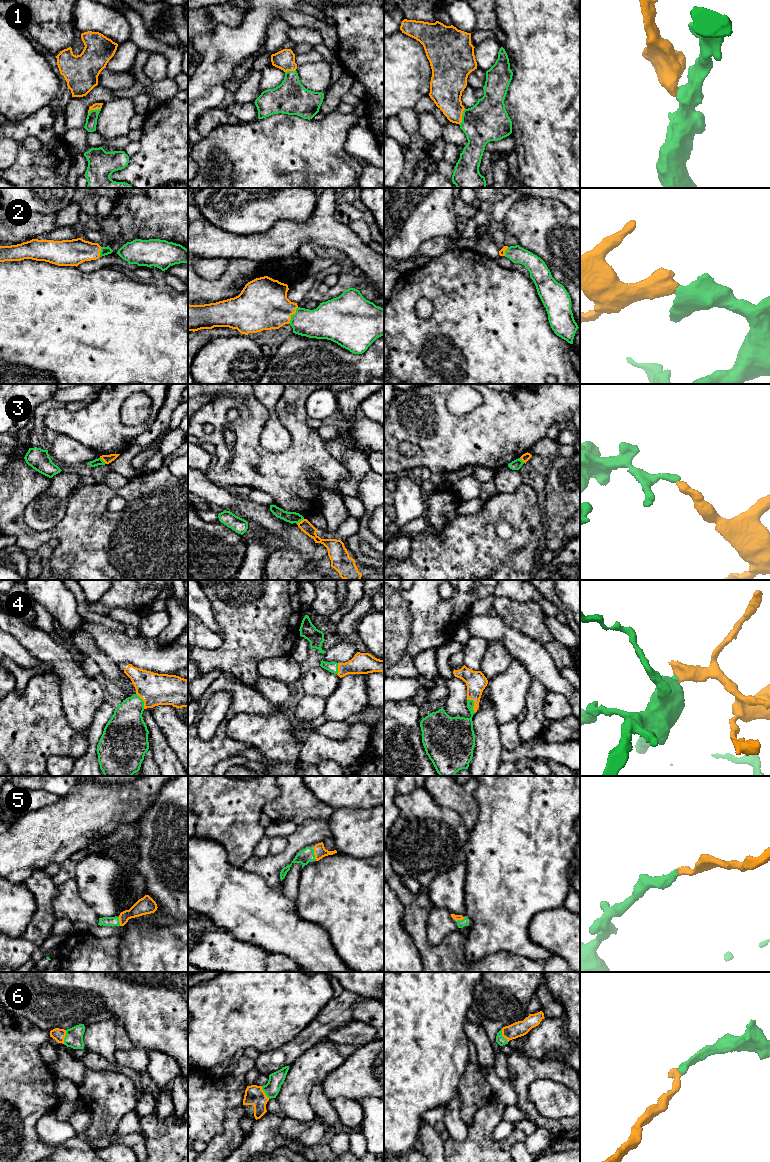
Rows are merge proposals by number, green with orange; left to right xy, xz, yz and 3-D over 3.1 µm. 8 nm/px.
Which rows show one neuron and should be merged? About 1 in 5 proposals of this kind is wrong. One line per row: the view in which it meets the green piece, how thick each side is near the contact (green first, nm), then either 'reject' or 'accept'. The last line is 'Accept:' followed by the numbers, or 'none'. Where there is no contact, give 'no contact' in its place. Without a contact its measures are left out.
1: meets green in yz; 320 nm thick on the green side, 260 nm on the other; accept
2: meets green in xz; 260 nm thick on the green side, 400 nm on the other; accept
3: meets green in xz; 100 nm thick on the green side, 90 nm on the other; reject
4: meets green in yz; 240 nm thick on the green side, 160 nm on the other; accept
5: meets green in xz; 120 nm thick on the green side, 100 nm on the other; accept
6: meets green in xy; 140 nm thick on the green side, 100 nm on the other; accept
Accept: 1, 2, 4, 5, 6

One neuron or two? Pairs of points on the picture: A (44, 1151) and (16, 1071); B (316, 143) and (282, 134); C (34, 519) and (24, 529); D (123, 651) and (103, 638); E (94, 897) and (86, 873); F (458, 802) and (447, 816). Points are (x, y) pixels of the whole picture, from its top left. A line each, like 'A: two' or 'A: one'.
A: one
B: one
C: two
D: one
E: one
F: two

